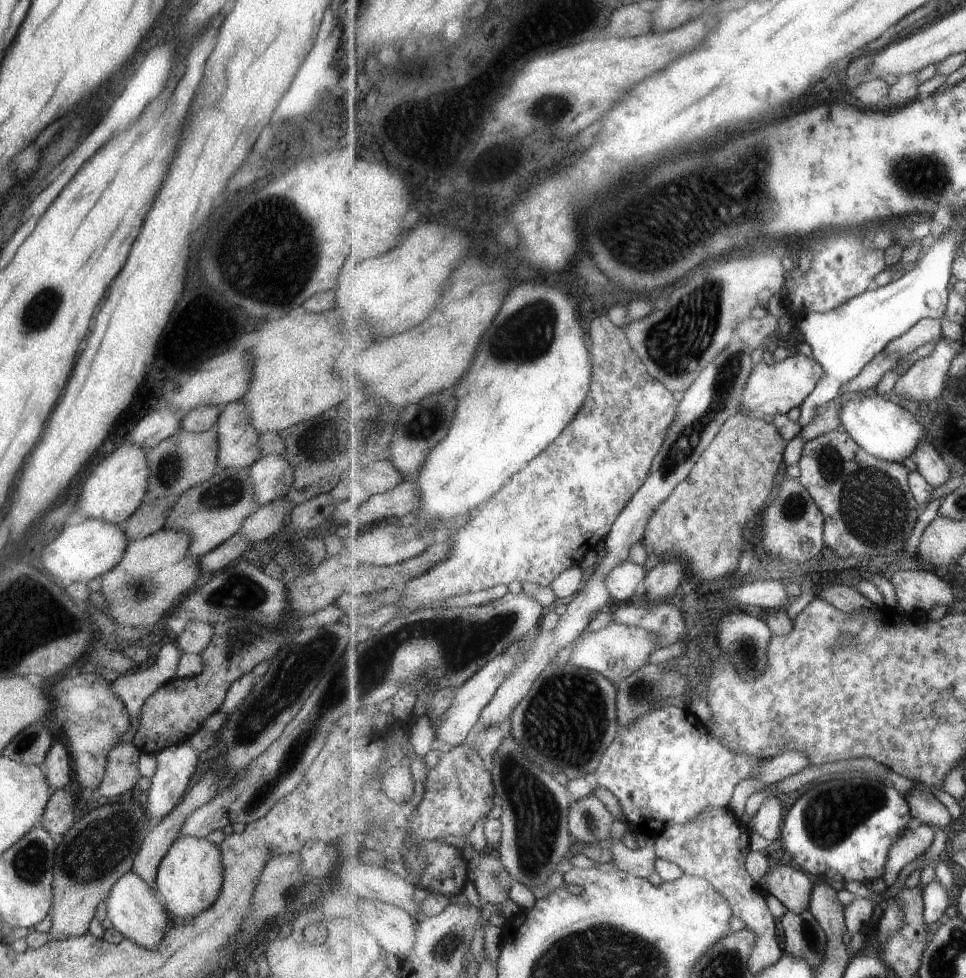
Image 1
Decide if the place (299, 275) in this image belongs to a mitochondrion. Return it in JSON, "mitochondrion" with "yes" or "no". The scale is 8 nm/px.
{"mitochondrion":"yes"}

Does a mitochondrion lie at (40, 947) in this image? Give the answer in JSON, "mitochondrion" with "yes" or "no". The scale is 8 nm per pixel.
{"mitochondrion":"no"}

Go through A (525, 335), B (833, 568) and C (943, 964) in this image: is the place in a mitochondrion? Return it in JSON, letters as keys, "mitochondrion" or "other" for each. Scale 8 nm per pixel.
{"A":"mitochondrion","B":"other","C":"mitochondrion"}

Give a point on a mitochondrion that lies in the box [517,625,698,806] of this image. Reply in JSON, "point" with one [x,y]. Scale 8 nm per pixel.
{"point":[643,691]}

